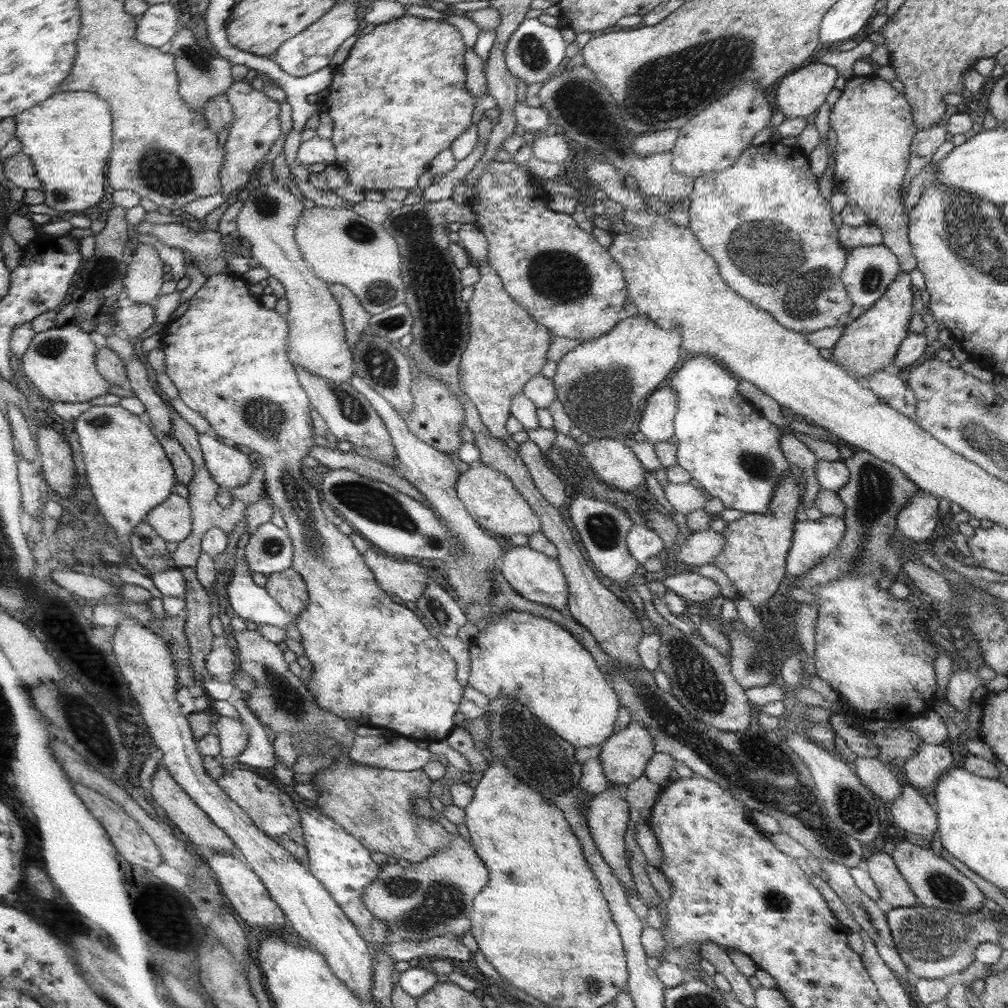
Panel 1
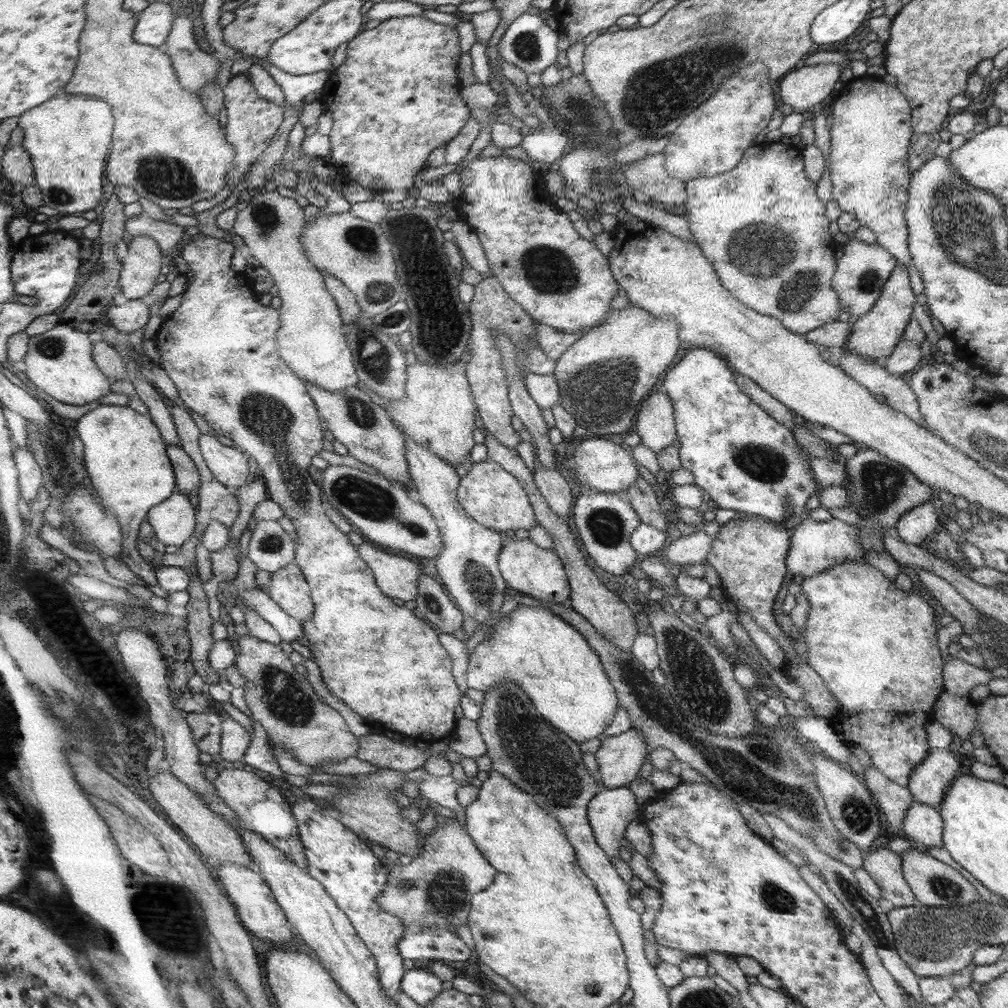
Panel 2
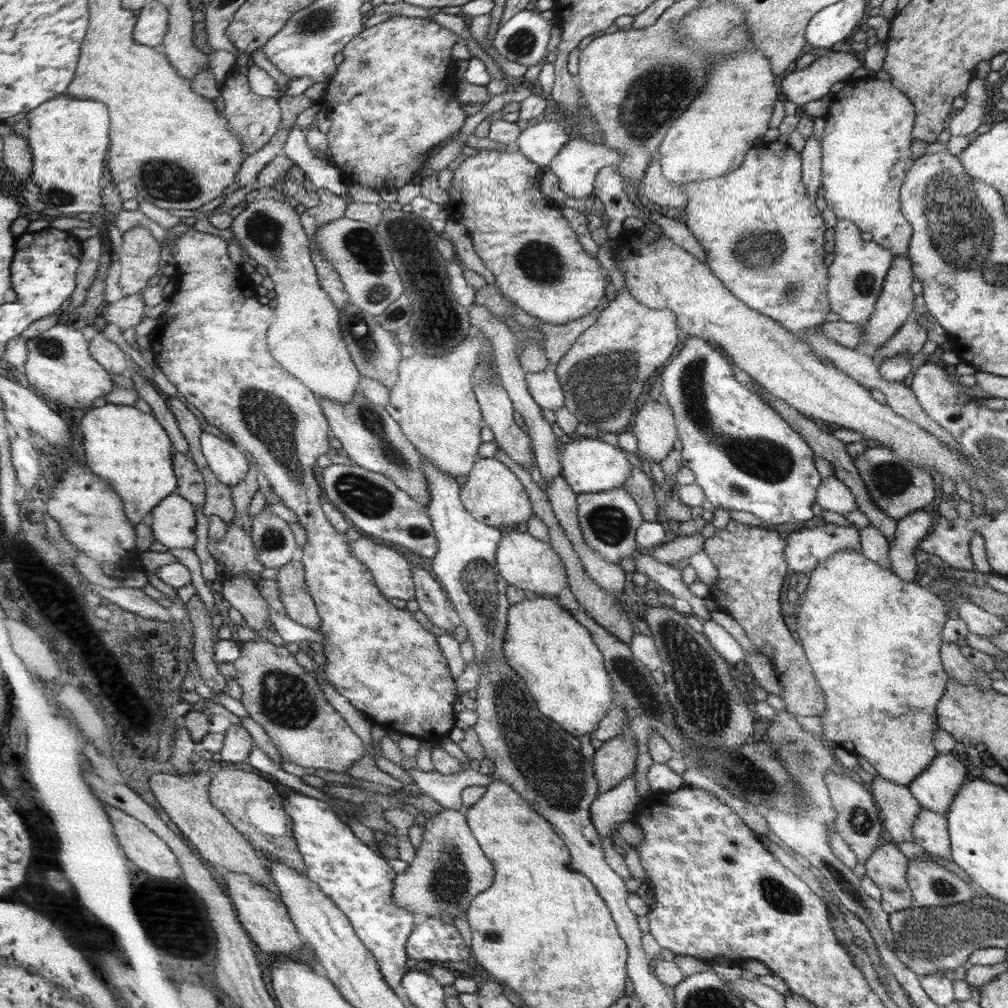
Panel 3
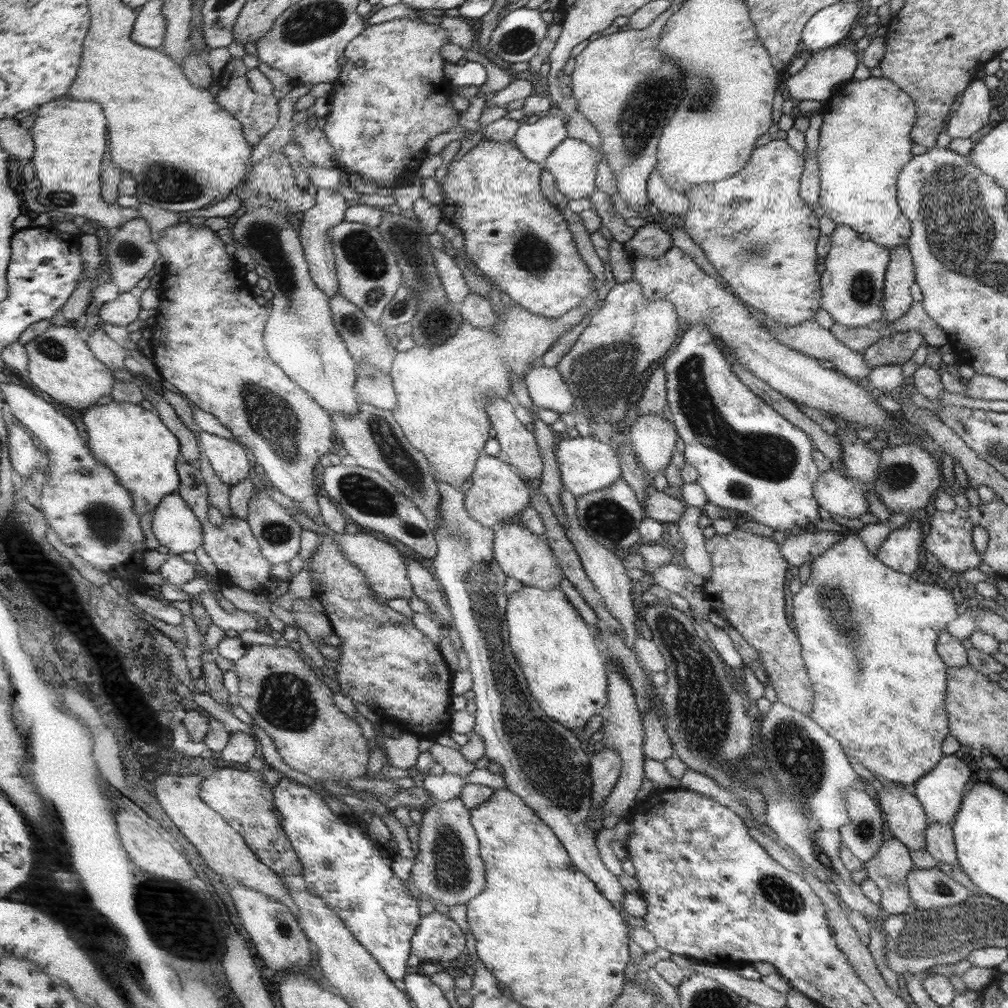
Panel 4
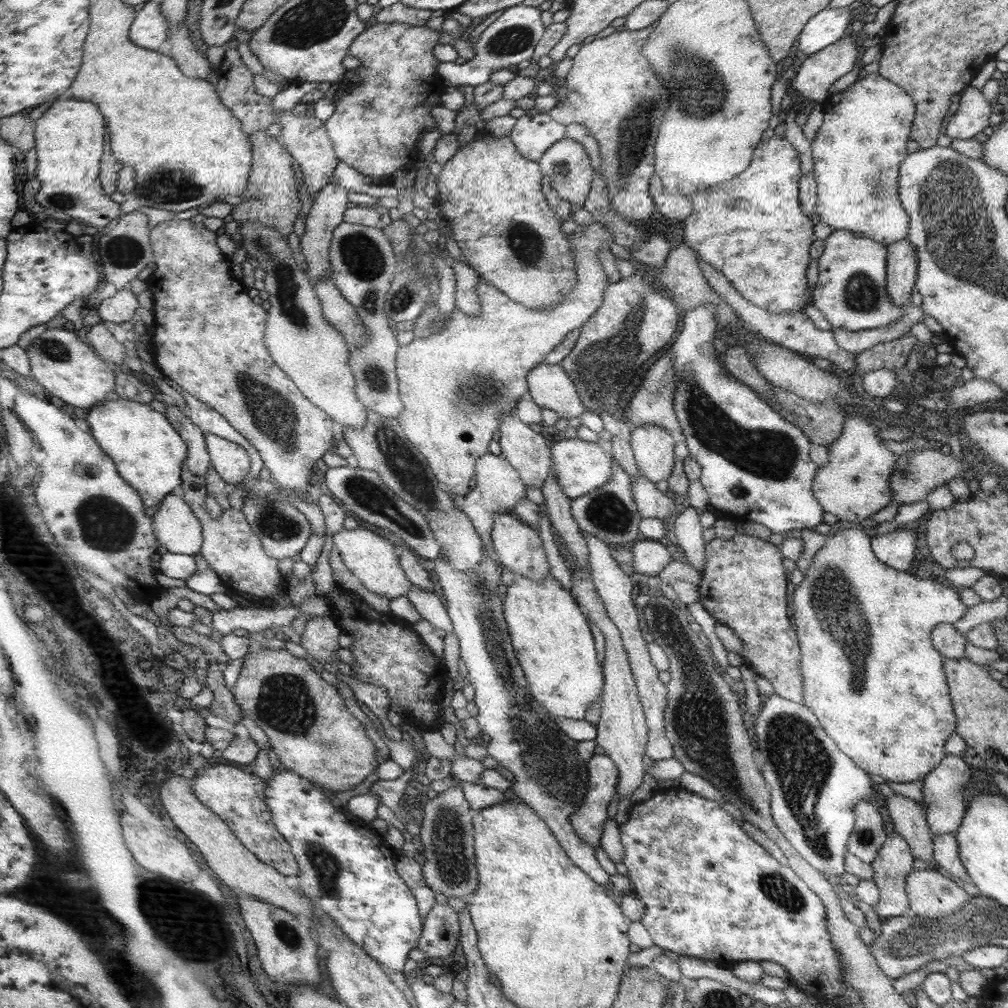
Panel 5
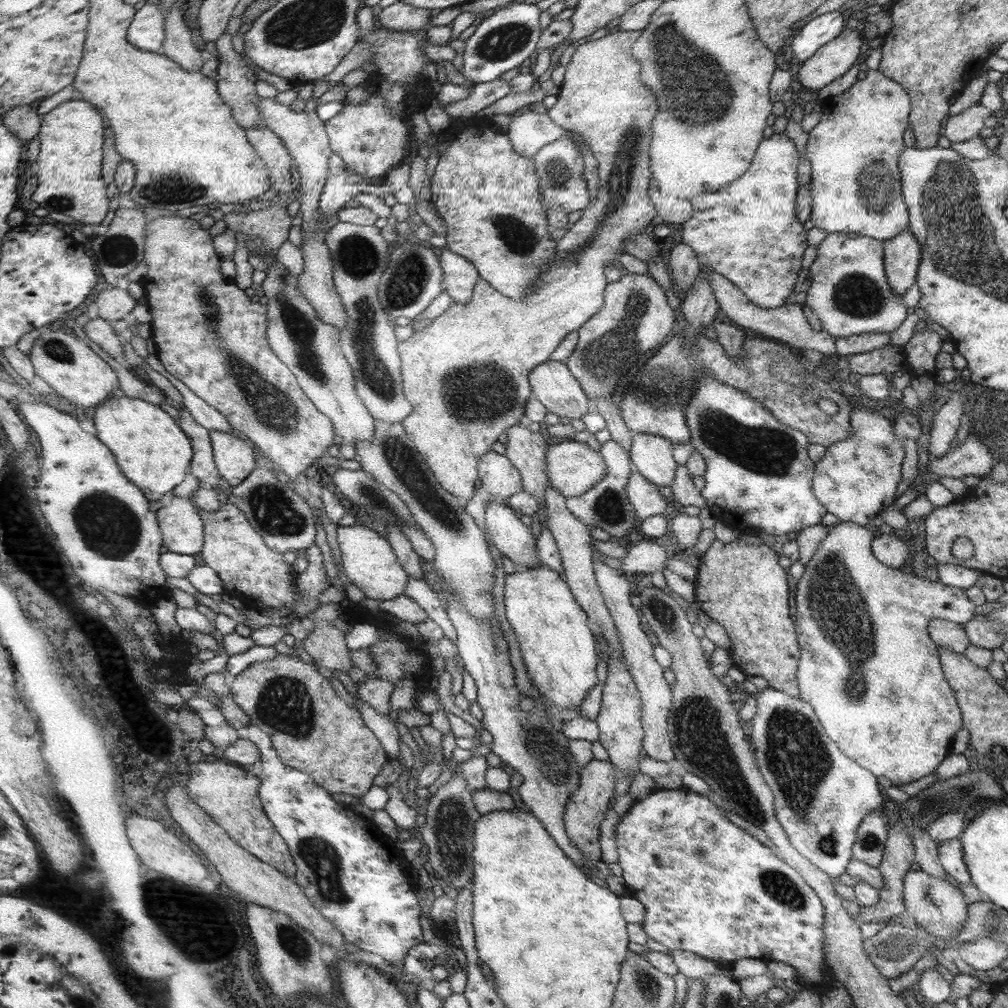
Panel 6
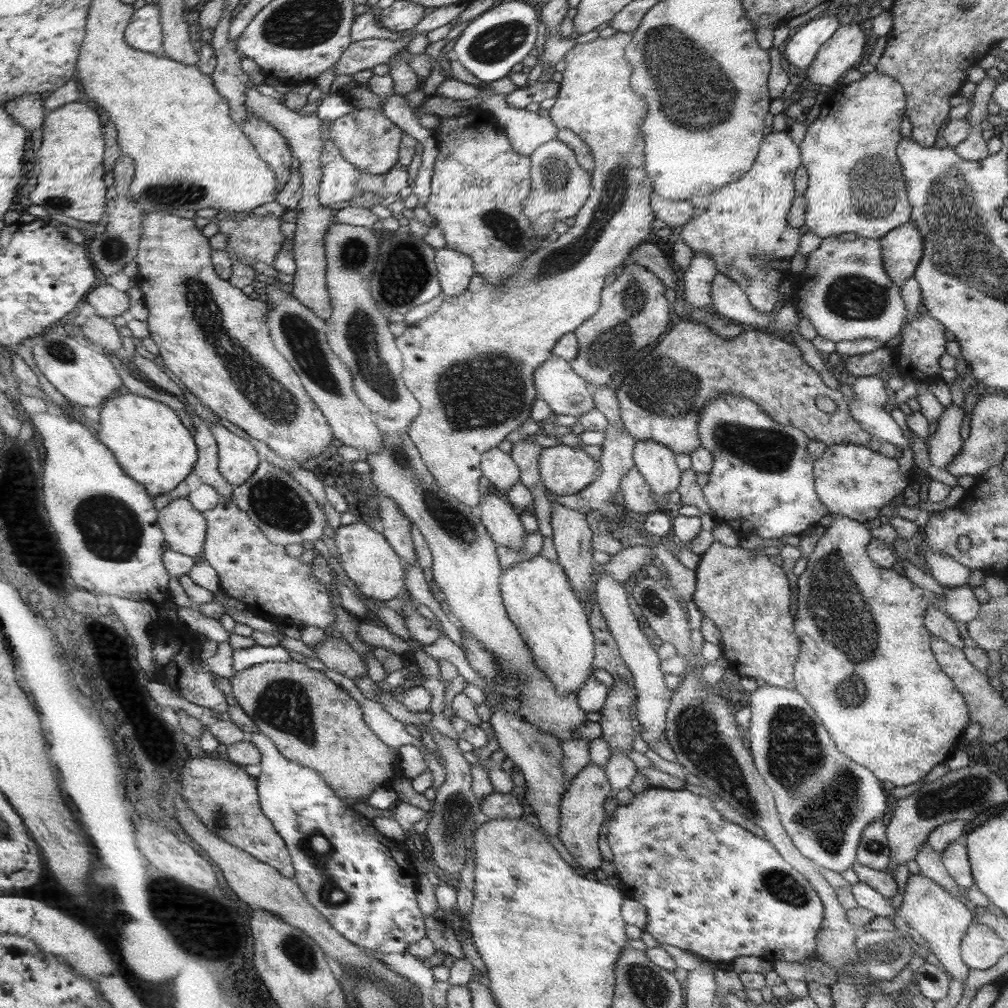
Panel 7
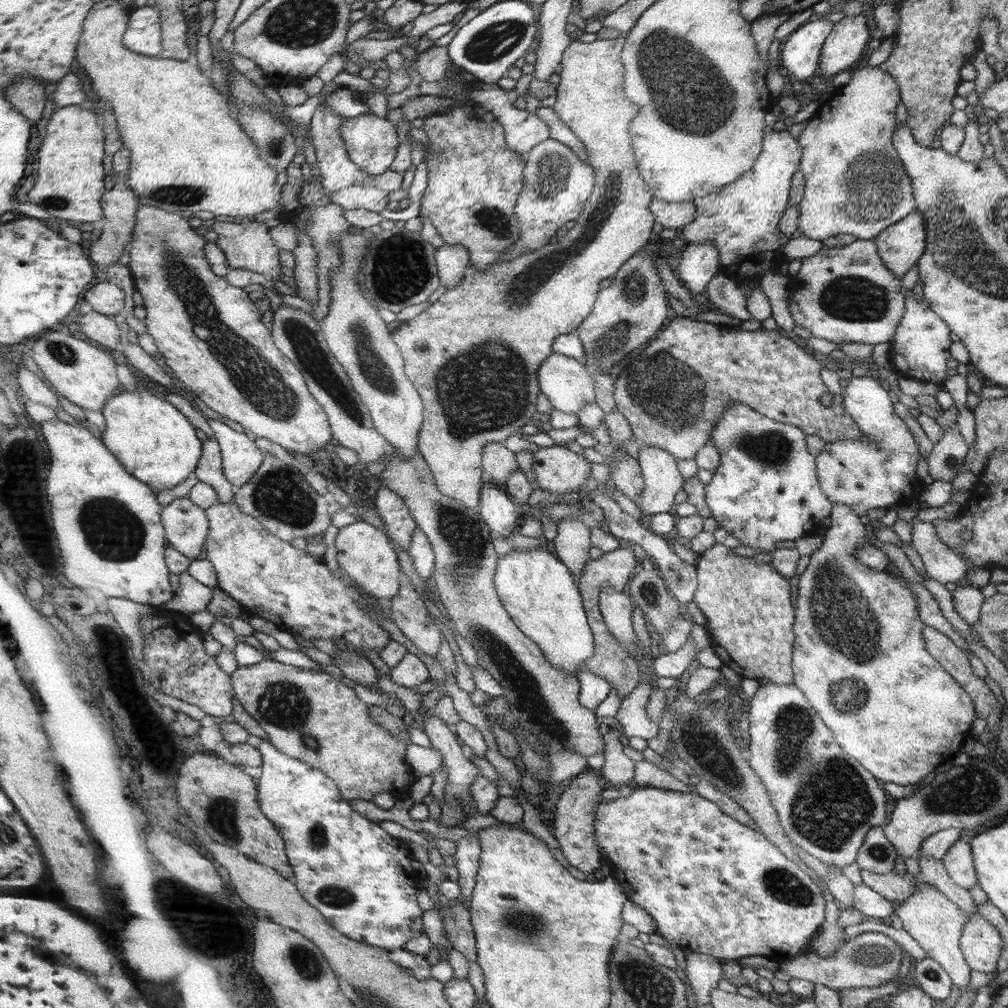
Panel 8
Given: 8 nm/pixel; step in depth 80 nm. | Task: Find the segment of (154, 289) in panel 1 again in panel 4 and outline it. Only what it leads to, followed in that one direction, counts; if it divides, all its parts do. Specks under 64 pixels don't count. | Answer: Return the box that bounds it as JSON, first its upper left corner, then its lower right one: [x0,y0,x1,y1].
[105,216,162,293]

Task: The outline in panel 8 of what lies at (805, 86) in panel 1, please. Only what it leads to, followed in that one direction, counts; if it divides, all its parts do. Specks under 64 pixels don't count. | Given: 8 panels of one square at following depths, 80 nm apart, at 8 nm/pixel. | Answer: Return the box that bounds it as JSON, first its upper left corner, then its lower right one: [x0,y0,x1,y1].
[819,14,871,78]

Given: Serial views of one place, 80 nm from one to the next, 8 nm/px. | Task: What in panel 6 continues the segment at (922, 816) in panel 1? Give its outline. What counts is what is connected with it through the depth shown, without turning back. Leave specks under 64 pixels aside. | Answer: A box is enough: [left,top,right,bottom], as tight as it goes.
[937,838,971,884]

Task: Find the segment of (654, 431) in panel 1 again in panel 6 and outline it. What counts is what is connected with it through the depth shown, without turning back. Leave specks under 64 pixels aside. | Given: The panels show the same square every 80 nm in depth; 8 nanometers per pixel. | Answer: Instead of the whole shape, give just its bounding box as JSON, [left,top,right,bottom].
[630,433,677,487]

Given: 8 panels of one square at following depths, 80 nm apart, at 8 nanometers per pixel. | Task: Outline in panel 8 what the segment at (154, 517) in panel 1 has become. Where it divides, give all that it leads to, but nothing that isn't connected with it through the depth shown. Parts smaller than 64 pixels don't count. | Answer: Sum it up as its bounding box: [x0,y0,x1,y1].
[162,496,210,560]

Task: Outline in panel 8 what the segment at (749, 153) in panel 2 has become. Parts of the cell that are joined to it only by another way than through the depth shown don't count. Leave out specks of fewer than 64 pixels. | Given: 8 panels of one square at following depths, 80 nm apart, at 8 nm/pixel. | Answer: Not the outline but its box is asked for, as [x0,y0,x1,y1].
[681,129,801,323]

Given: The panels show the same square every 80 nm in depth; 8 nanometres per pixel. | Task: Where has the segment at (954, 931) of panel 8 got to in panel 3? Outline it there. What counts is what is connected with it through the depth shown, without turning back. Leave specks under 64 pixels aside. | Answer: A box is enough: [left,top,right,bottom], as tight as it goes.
[906,859,979,907]

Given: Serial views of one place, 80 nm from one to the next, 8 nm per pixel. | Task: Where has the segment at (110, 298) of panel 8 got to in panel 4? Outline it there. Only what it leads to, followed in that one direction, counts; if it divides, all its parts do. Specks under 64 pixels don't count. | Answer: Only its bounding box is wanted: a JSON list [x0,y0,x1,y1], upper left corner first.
[98,292,141,326]

